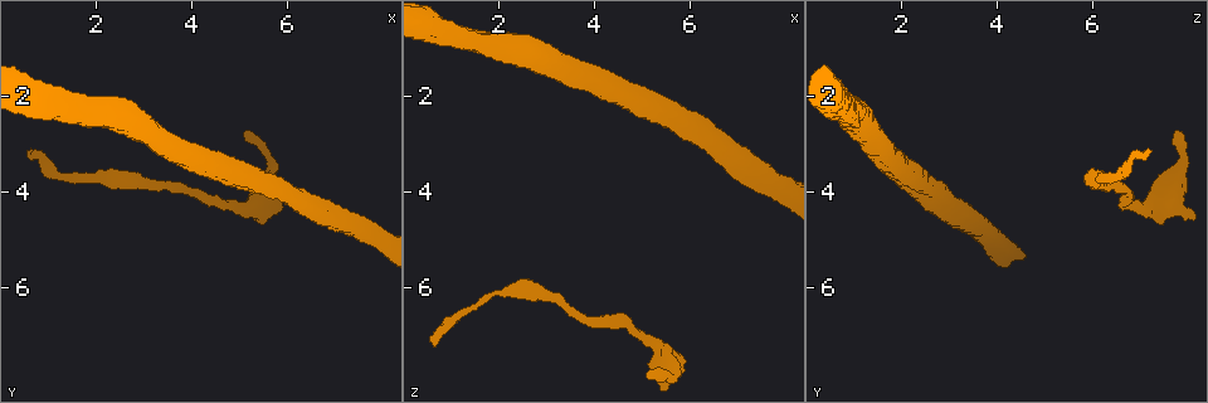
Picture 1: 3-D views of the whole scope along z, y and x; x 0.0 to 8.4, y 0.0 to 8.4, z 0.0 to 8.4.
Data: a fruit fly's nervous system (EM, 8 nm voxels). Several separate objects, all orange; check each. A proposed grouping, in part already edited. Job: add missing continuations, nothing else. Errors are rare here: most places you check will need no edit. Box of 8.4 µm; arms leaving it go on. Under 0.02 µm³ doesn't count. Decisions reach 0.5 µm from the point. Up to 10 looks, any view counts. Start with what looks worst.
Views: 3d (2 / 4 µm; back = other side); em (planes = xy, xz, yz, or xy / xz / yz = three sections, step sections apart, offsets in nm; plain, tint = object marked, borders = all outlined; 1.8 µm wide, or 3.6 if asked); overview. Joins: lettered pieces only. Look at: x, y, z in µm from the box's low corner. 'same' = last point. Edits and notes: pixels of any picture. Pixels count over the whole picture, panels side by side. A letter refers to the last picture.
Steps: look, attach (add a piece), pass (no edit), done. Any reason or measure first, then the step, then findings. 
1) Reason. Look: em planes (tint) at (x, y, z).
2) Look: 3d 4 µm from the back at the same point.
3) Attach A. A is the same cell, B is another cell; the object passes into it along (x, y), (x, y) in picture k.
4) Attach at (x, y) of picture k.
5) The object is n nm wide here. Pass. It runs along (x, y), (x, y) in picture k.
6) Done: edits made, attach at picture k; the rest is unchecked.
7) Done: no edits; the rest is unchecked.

Tapers out. Look: em planes (borders) at (0.65, 3.10, 7.15).

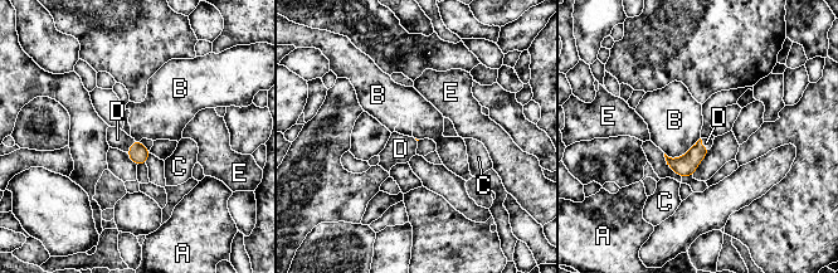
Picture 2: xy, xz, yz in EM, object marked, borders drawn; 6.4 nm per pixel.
The longest contact is with B, 260 nm. Attach D. D is the same cell, A, B, C and E are other cells; the object passes into it along (139, 154), (131, 146), (117, 139) in picture 2; the cell continues.

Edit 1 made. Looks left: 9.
An open end. Look: 3d 2 µm at (5.15, 2.75, 7.80).

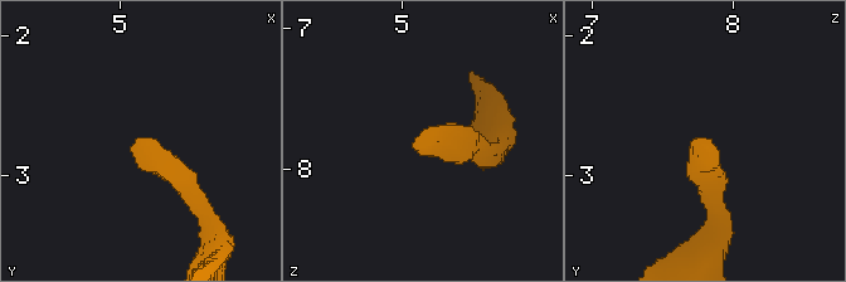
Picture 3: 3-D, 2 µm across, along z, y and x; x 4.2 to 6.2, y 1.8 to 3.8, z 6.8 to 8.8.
Shape alone is not enough. Look: em planes (plain) at (5.10, 2.76, 7.84).

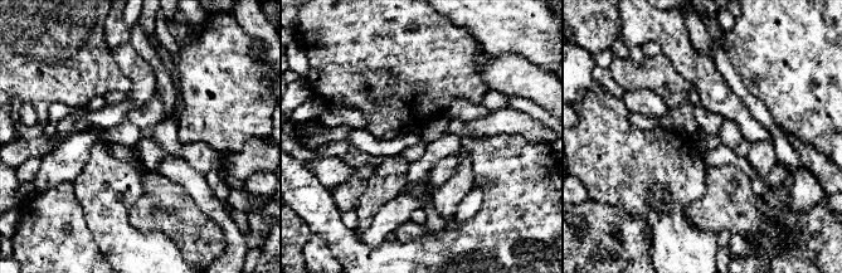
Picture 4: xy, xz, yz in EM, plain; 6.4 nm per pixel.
Look: em planes (borders) at the same point.

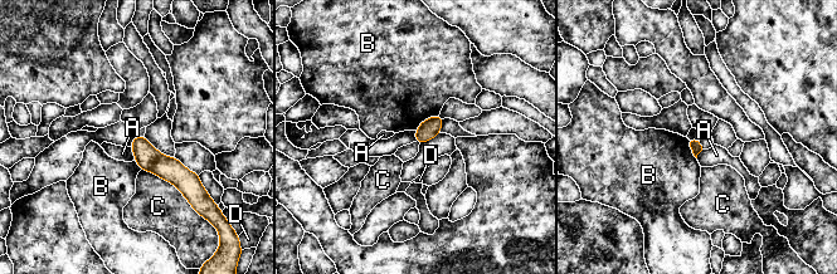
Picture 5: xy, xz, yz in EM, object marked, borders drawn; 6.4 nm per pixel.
Pass. A, B, C and D are other cells; a border runs along (438, 115), (427, 117), (414, 130) in picture 5; none of them fits.

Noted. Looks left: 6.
Calibre changes. Look: em 3.6 µm xz step 16 (tint) at (2.00, 3.65, 6.15).

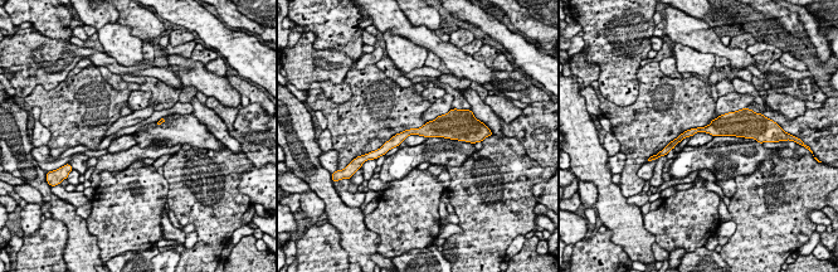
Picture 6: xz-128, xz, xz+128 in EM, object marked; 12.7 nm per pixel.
Another direction. Look: em 3.6 µm planes (tint) at the same point.

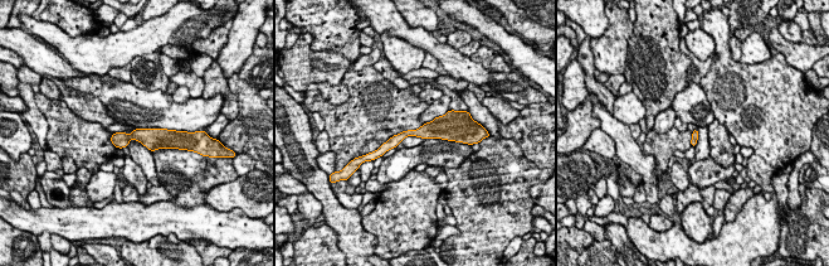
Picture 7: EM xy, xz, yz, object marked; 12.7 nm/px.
See the neighbours. Look: em 3.6 µm planes (borders) at the same point.

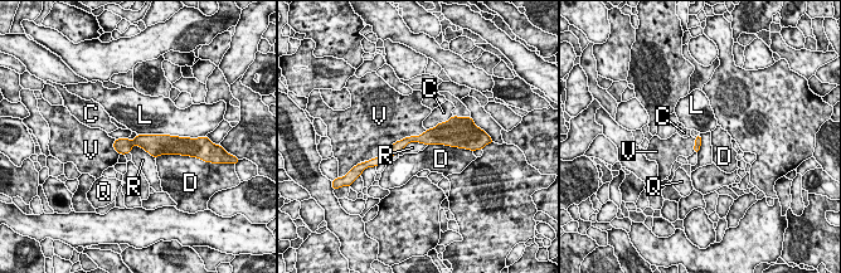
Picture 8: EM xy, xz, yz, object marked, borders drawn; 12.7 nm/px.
The longest contact is with V, 700 nm. Pass. C, D, L, Q, R and V are other cells; a border runs along (129, 152), (137, 145), (155, 157) in picture 8; no lettered piece goes on from it.

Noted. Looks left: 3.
Calibre changes. Look: 3d 2 µm at (5.20, 4.35, 7.20).

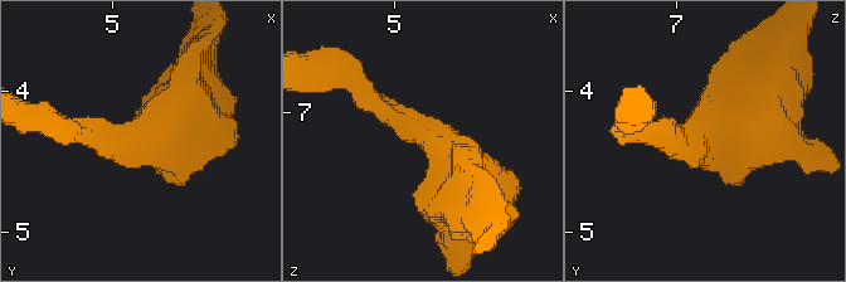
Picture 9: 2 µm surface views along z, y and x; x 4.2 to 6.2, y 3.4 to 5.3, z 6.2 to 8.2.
The arms are 160, 500 nm wide; now the EM. Look: em xz step 16 (tint) at (5.22, 4.30, 7.14).

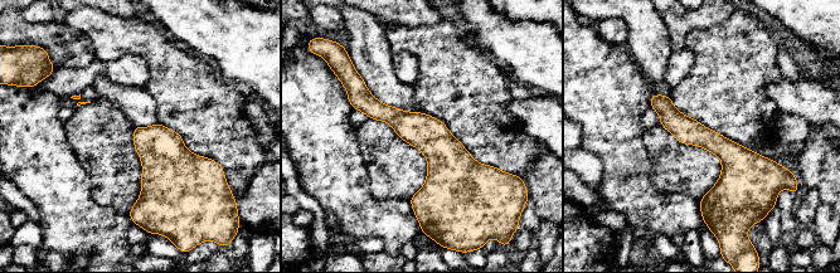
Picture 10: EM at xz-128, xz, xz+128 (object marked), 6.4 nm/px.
Cut it another way. Look: em planes (borders) at the same point.

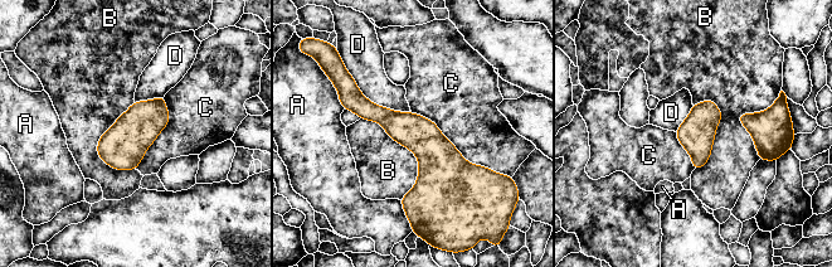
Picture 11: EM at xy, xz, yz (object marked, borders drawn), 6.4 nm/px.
The object is 240 nm wide here. Pass. A, B, C and D are other cells; a border runs along (360, 117), (417, 159), (400, 199) in picture 11; no lettered piece goes on from it.

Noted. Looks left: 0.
Done: edits made, attach at picture 2; the rest is unchecked.

